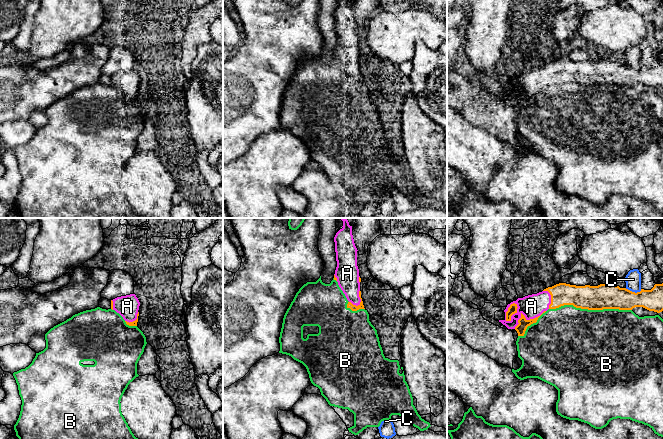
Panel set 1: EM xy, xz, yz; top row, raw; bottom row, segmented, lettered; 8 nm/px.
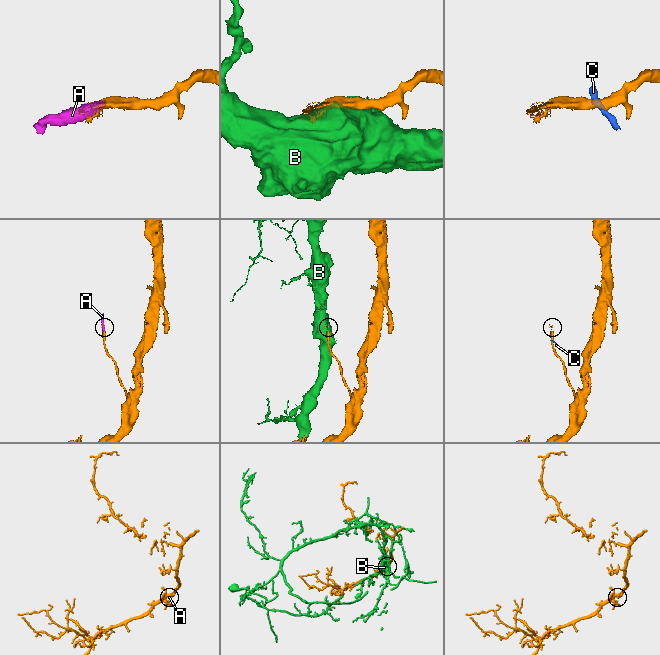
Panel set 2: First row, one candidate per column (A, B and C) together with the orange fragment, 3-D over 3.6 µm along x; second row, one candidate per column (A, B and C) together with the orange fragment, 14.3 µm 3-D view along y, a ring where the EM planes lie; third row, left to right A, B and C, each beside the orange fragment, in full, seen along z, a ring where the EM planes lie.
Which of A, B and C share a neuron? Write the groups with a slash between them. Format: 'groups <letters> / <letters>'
groups A / B / C

